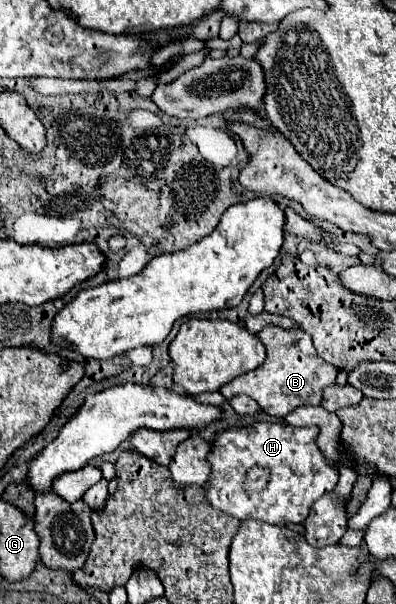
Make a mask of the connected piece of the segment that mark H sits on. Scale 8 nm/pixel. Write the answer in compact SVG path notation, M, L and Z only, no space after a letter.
M259 421L251 427L231 427L217 437L213 451L209 455L209 463L213 469L211 481L205 487L209 503L229 515L235 515L239 521L249 517L267 521L271 525L289 525L289 523L305 523L311 505L331 493L337 485L339 473L327 465L323 453L315 445L317 427L291 427L287 423L267 423Z

